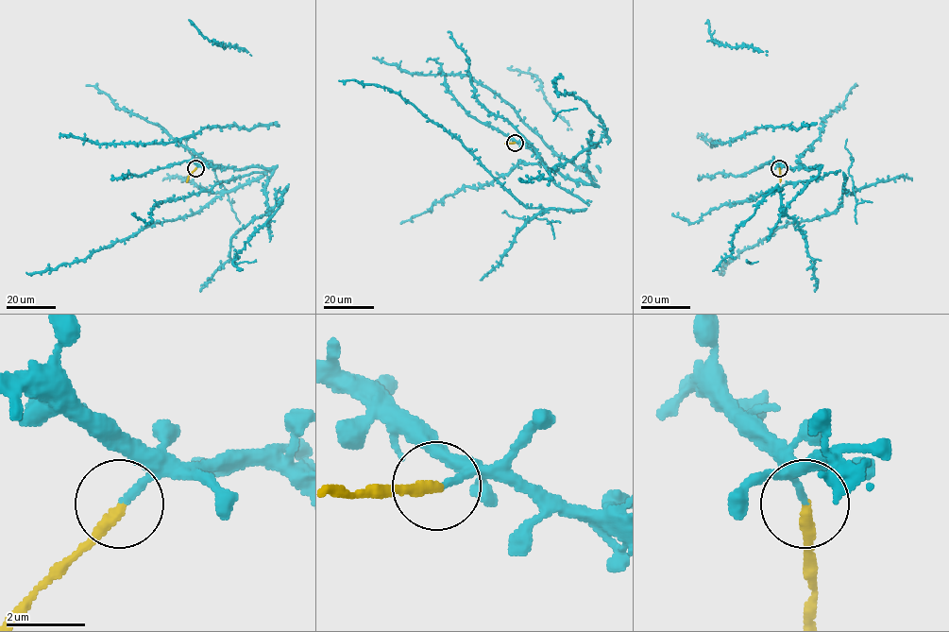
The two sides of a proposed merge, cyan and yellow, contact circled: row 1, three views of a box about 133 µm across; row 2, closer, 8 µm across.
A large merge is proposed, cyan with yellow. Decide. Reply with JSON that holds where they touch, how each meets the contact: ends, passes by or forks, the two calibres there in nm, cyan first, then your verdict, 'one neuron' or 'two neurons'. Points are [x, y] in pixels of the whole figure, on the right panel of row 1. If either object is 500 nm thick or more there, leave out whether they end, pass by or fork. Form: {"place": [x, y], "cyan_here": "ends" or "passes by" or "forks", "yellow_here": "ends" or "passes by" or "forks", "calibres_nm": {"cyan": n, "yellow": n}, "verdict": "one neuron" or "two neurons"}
{"place": [779, 168], "cyan_here": "ends", "yellow_here": "ends", "calibres_nm": {"cyan": 180, "yellow": 280}, "verdict": "two neurons"}

